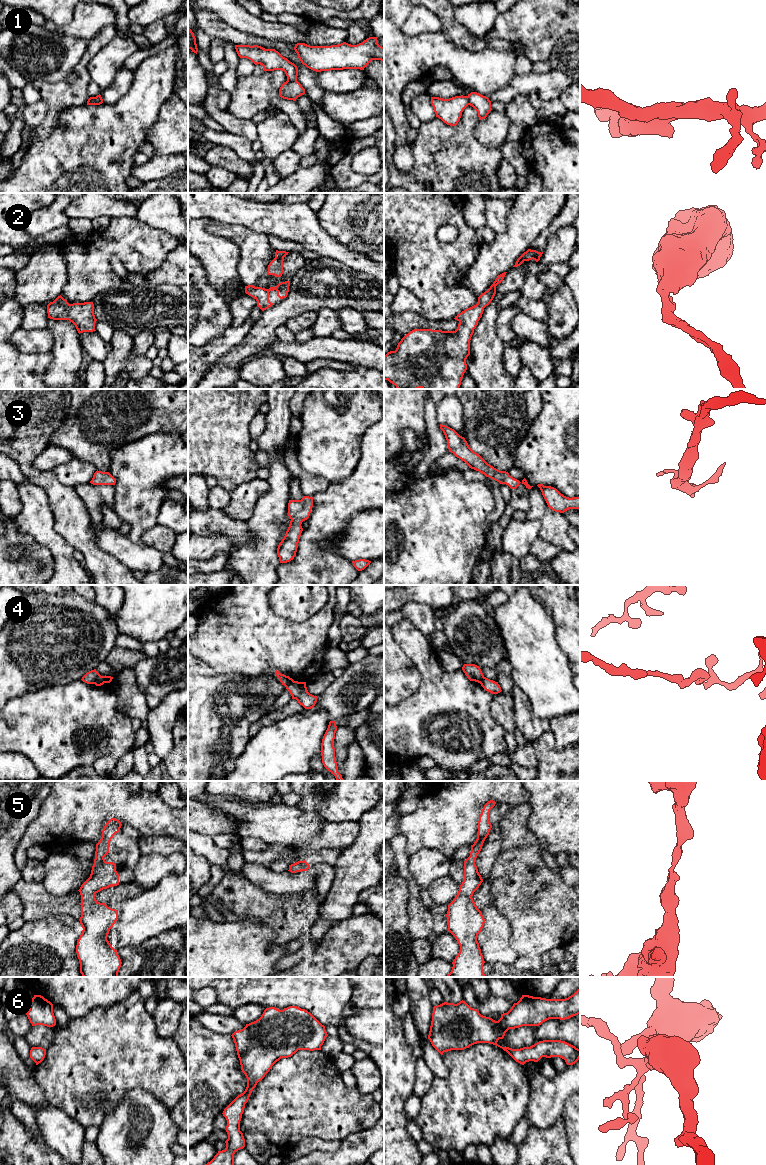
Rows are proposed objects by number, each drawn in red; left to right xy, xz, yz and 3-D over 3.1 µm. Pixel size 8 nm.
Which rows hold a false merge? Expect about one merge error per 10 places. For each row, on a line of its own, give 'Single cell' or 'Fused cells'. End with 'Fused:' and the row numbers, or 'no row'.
1: Fused cells
2: Single cell
3: Single cell
4: Fused cells
5: Single cell
6: Single cell
Fused: 1, 4

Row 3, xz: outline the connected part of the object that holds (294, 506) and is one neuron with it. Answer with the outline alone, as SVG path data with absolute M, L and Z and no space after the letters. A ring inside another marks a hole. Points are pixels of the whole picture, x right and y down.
M303 496L301 500L289 500L288 516L291 519L289 527L277 548L280 563L287 563L296 556L303 528L302 522L310 516L313 507L313 497Z

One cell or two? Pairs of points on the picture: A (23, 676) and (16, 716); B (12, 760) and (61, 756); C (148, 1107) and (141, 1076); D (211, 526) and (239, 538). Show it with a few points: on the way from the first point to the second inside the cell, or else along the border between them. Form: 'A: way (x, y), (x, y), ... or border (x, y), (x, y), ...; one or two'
A: border (41, 688), (35, 691), (28, 691), (10, 700); two
B: border (10, 751), (24, 754), (38, 770); two
C: border (122, 1098), (141, 1088), (163, 1104); two
D: way (218, 526), (227, 526), (232, 531); one

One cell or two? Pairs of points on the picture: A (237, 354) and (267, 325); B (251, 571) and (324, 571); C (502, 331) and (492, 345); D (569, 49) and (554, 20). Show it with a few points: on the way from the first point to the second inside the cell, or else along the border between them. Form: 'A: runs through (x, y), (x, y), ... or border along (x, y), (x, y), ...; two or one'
A: runs through (245, 348), (260, 333); one
B: border along (280, 563), (276, 574); two
C: border along (498, 312), (496, 319), (497, 335), (505, 343); two
D: border along (569, 33), (566, 33), (558, 40), (555, 48); two

